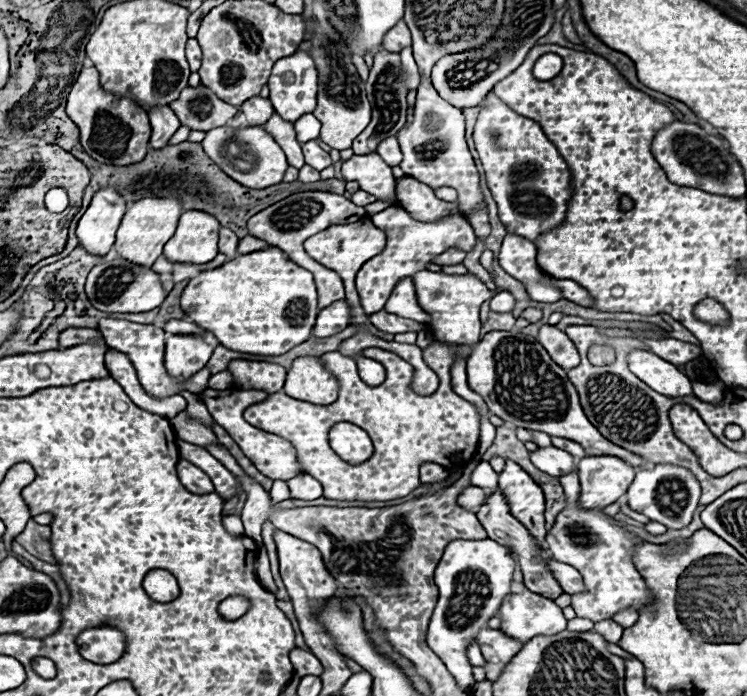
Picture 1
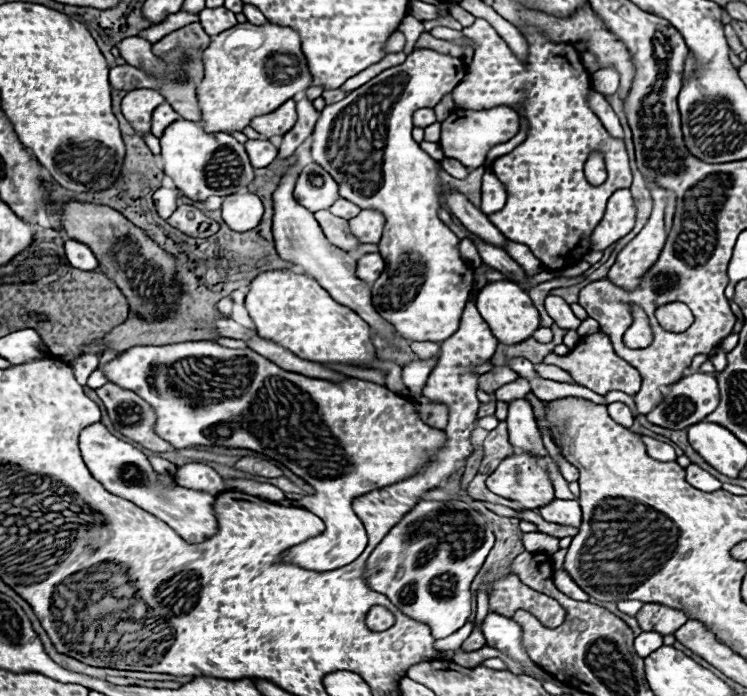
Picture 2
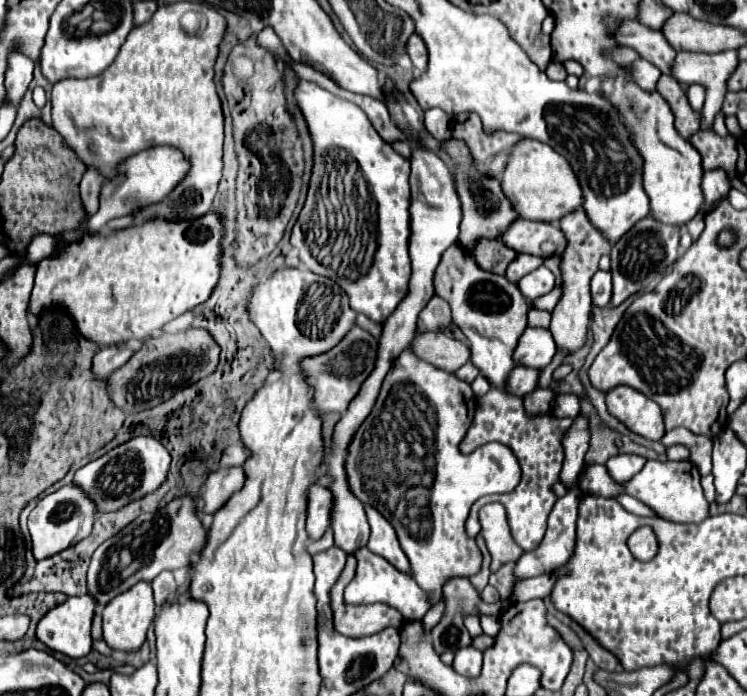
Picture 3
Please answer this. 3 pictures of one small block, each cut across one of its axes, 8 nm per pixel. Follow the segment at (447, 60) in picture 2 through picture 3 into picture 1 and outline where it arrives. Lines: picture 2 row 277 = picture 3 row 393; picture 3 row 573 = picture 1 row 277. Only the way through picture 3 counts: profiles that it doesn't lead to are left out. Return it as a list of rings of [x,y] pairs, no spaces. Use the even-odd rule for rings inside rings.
[[[420,270],[412,276],[420,308],[430,316],[430,330],[436,340],[450,344],[476,344],[480,340],[480,306],[490,298],[490,290],[474,274],[444,274]]]

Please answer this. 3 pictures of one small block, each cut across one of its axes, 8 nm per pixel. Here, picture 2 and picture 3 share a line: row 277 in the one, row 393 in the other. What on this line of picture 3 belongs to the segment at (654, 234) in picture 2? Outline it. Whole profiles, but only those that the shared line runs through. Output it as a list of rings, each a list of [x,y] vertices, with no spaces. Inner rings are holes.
[[[616,386],[616,390],[610,390],[606,394],[606,406],[610,414],[622,420],[632,432],[648,440],[660,440],[666,432],[660,406],[630,386]]]

